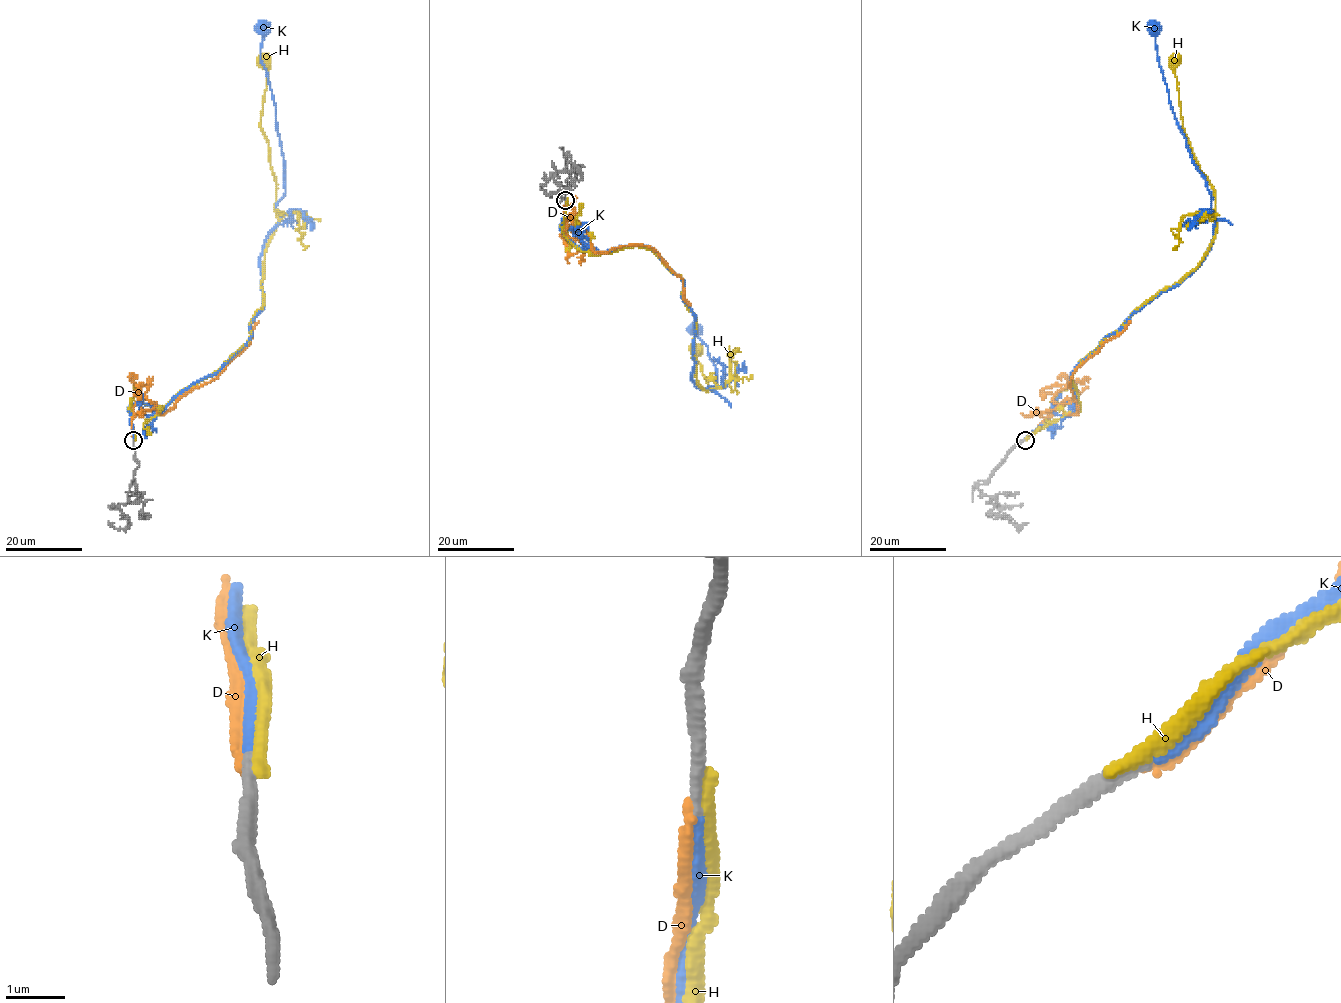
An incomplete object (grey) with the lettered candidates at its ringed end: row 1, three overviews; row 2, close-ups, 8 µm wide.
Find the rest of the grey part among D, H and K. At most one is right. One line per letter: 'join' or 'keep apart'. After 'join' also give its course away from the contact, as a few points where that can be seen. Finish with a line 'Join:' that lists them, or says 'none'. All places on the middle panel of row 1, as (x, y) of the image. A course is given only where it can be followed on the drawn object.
D: keep apart
H: keep apart
K: join | via (566, 200), (561, 230), (579, 248), (646, 246), (681, 279), (692, 377), (712, 389), (695, 331)
Join: K

